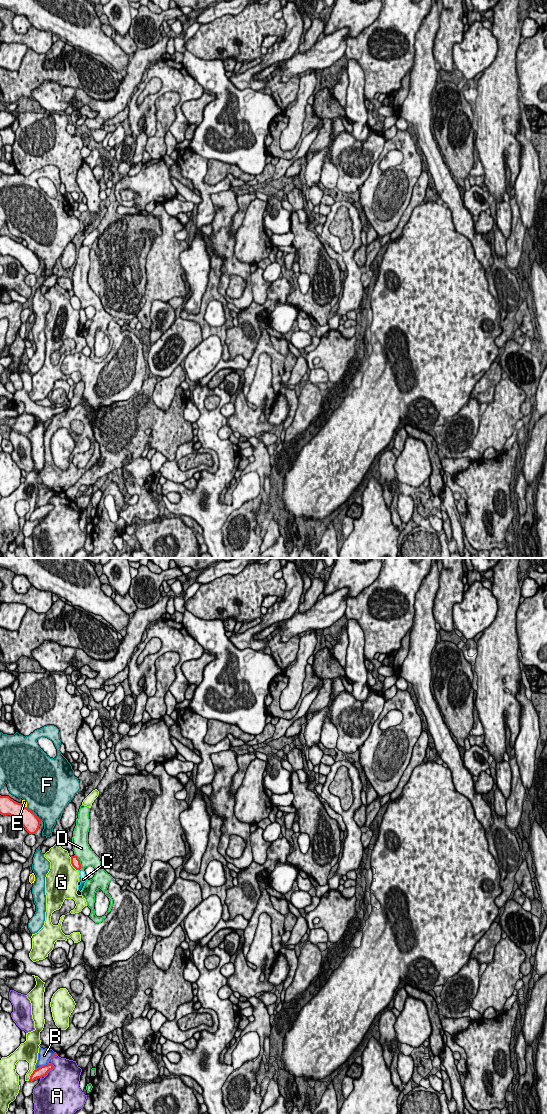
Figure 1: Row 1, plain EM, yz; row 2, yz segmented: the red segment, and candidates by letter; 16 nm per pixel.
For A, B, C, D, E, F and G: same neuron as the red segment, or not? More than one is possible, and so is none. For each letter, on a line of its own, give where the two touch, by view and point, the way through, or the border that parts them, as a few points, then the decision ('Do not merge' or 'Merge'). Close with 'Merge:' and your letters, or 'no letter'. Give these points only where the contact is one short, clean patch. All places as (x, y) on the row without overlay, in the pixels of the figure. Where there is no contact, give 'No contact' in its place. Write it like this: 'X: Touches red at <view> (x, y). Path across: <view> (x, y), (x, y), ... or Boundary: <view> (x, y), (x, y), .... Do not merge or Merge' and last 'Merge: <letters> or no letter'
A: Touches red at yz (50, 509). Do not merge
B: Touches red at yz (41, 506). Do not merge
C: Touches red at yz (79, 309). Path across: yz (75, 302), (79, 309), (83, 319). Merge
D: Touches red at yz (79, 301). Do not merge
E: Touches red at yz (23, 245). Do not merge
F: Touches red at yz (34, 253). Do not merge
G: Touches red at yz (71, 303). Do not merge
Merge: C

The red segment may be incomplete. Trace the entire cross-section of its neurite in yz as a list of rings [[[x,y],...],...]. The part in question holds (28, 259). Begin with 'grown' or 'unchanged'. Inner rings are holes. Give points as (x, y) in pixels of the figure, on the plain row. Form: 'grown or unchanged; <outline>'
unchanged; [[[0,235],[0,254],[10,255],[18,259],[29,274],[35,274],[41,264],[41,260],[34,252],[22,243],[14,241],[9,236]]]

